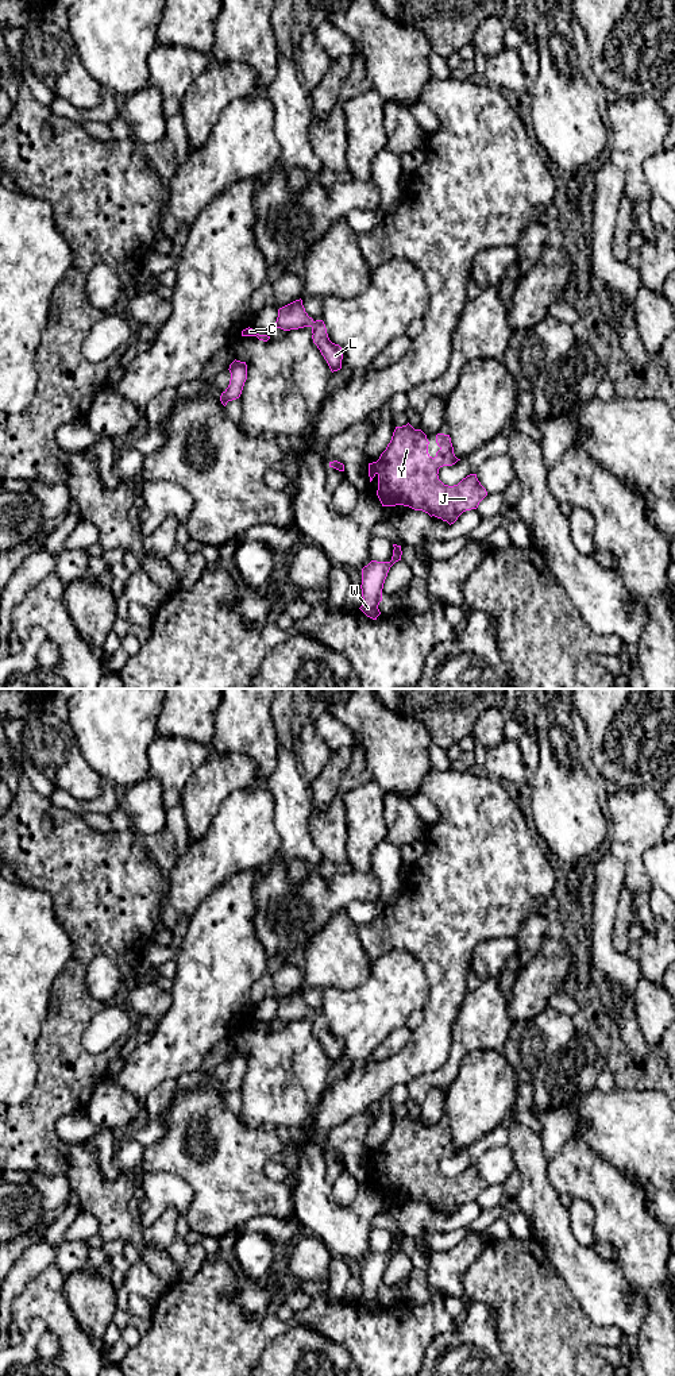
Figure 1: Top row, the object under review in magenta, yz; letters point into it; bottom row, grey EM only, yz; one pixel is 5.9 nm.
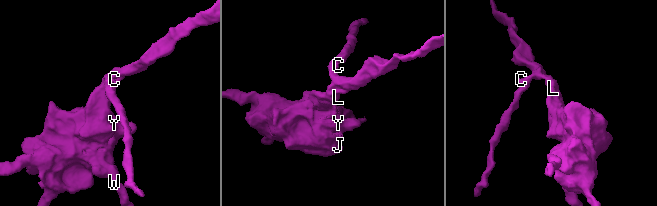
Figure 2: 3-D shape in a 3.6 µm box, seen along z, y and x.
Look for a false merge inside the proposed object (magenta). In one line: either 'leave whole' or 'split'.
leave whole

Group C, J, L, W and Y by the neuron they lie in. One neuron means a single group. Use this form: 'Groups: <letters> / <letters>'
Groups: C J L W Y

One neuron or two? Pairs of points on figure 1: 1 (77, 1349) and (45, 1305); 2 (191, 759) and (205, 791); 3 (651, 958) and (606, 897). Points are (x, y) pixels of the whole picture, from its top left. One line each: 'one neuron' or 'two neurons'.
1: one neuron
2: two neurons
3: two neurons

